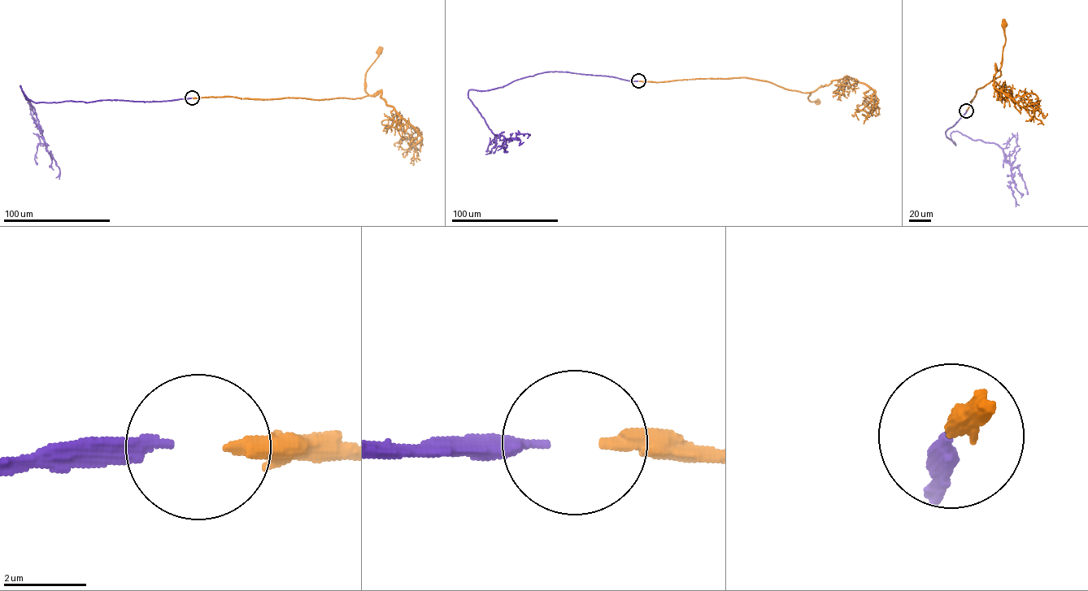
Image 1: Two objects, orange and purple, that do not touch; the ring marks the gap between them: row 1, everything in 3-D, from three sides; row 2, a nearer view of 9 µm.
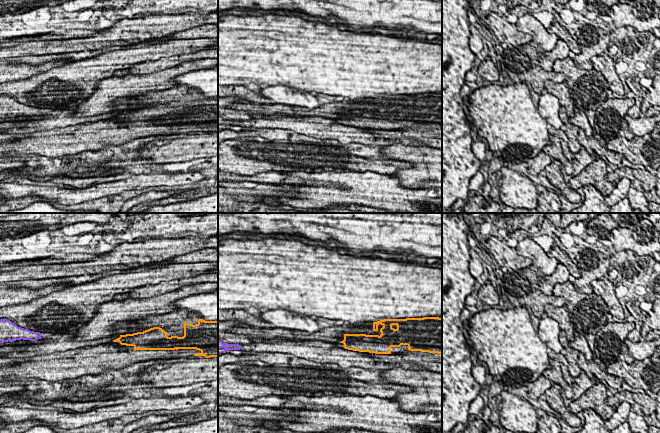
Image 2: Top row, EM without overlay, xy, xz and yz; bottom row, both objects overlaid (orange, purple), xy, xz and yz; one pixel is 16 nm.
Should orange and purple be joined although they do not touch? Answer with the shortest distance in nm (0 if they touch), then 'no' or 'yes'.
1150 nm | no

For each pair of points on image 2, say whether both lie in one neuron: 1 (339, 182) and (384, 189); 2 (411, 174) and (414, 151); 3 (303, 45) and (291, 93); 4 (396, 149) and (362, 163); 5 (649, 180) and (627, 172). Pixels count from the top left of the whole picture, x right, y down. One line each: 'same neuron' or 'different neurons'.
1: same neuron
2: same neuron
3: different neurons
4: different neurons
5: same neuron

